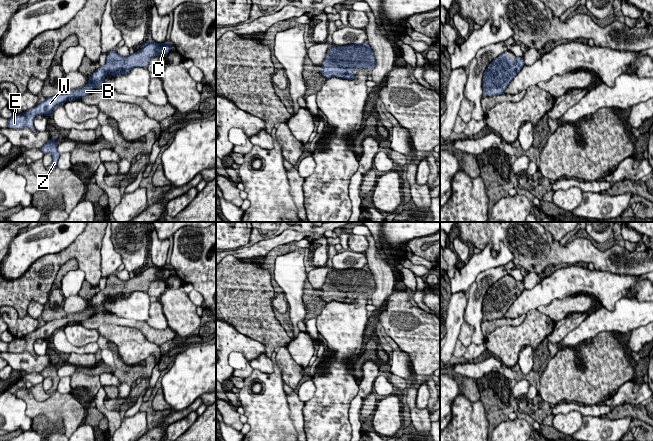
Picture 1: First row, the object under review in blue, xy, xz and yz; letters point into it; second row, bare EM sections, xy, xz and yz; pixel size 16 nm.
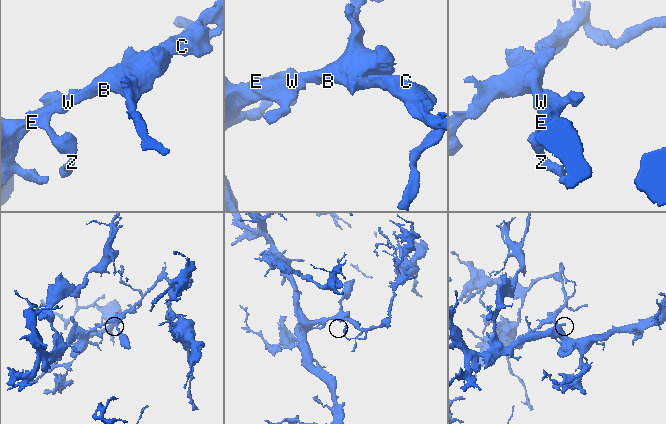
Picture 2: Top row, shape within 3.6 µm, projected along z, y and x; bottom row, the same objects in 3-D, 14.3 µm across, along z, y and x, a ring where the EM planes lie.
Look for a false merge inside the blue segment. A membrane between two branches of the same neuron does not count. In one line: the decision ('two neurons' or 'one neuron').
one neuron

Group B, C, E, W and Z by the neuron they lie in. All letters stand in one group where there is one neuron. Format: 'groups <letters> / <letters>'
groups B C E W Z

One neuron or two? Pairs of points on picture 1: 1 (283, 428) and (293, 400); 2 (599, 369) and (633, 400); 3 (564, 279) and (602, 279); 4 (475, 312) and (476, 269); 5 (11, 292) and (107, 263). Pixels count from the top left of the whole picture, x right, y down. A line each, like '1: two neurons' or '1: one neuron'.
1: two neurons
2: two neurons
3: one neuron
4: two neurons
5: two neurons

